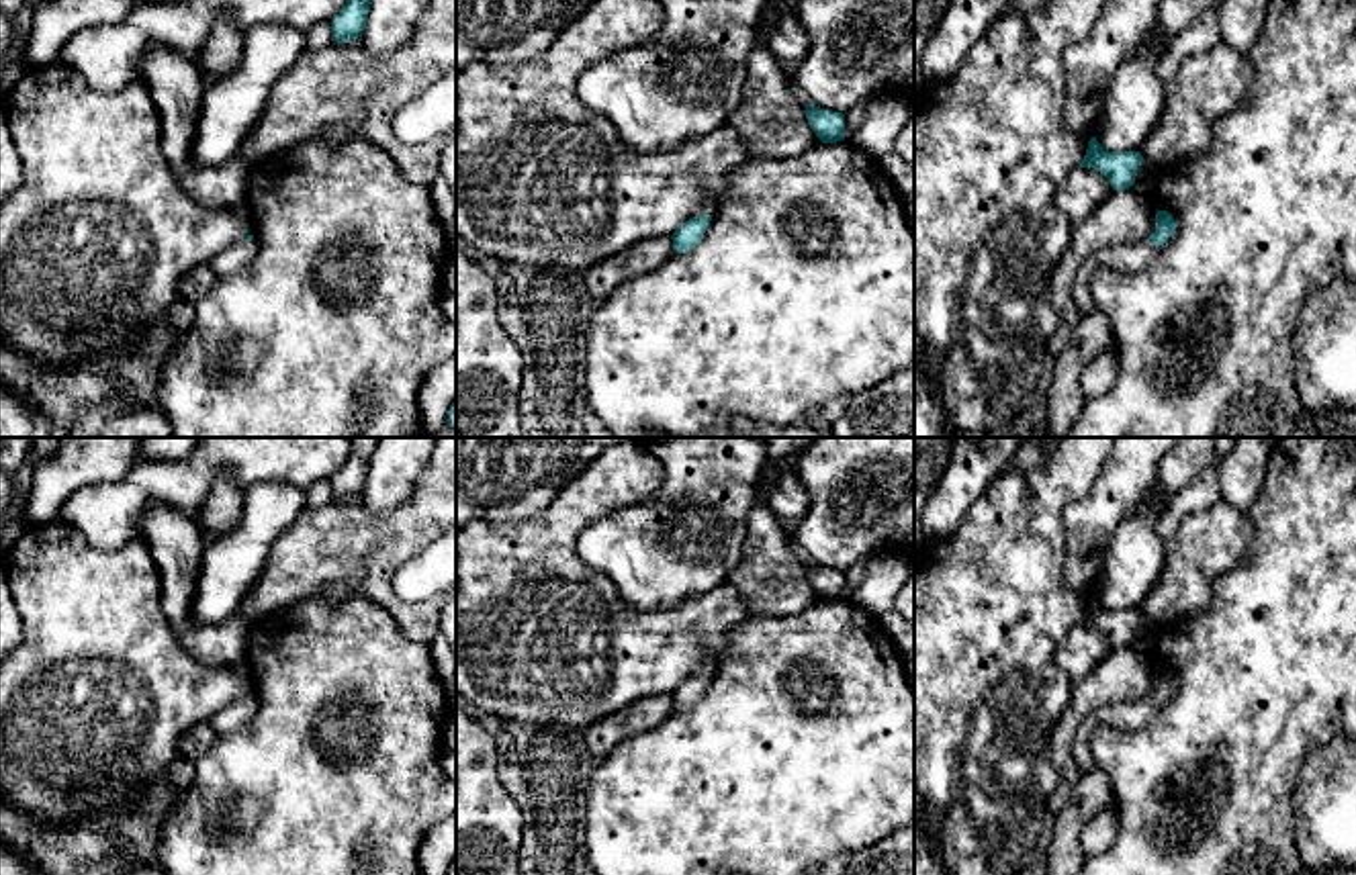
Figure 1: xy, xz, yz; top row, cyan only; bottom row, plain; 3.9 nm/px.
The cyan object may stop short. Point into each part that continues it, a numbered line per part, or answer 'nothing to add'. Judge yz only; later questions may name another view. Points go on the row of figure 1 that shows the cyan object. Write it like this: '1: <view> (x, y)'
1: yz (1136, 256)

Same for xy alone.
1: xy (232, 260)

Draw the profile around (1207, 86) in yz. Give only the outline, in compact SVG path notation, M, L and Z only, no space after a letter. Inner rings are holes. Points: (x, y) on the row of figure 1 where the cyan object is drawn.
M1223 41L1205 53L1184 57L1176 76L1164 82L1162 117L1141 155L1162 168L1201 153L1211 141L1213 123L1244 104L1252 80L1250 55Z

